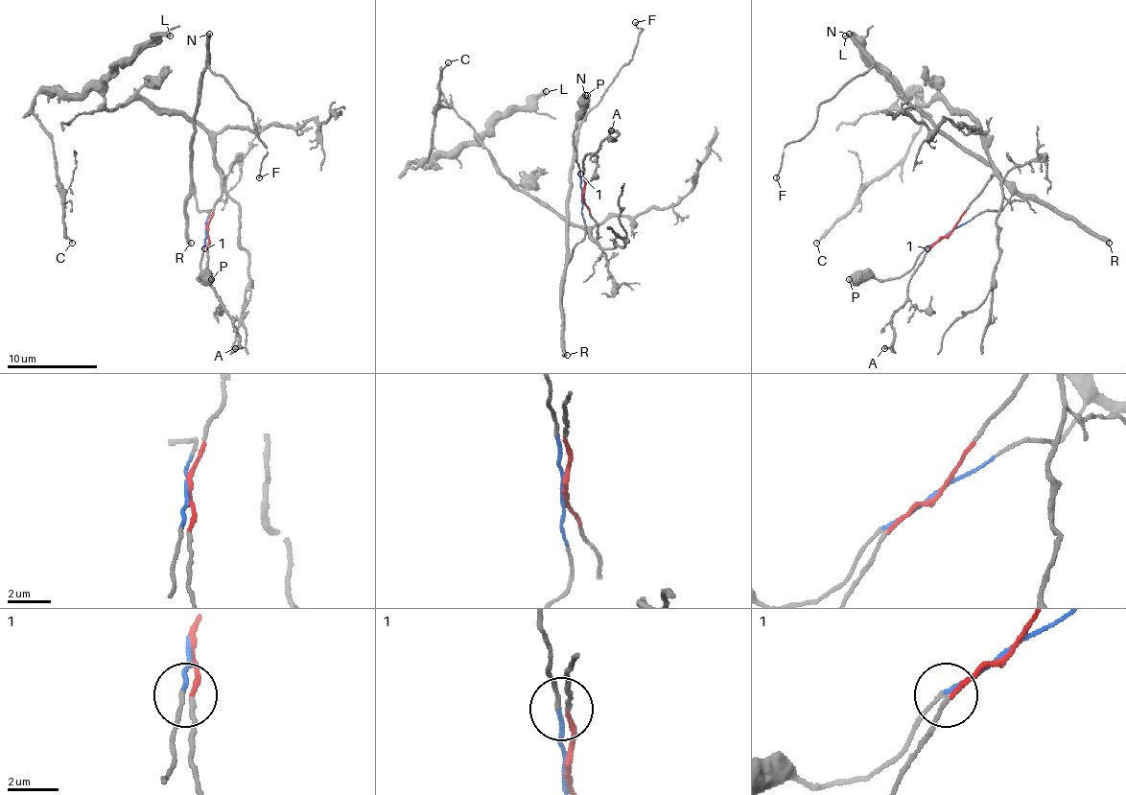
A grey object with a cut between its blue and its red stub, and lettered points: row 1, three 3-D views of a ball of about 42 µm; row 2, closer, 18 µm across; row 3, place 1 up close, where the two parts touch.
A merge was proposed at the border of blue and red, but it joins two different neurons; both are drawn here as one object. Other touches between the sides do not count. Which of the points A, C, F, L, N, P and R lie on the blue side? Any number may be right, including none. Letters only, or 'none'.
F, N, P, R

